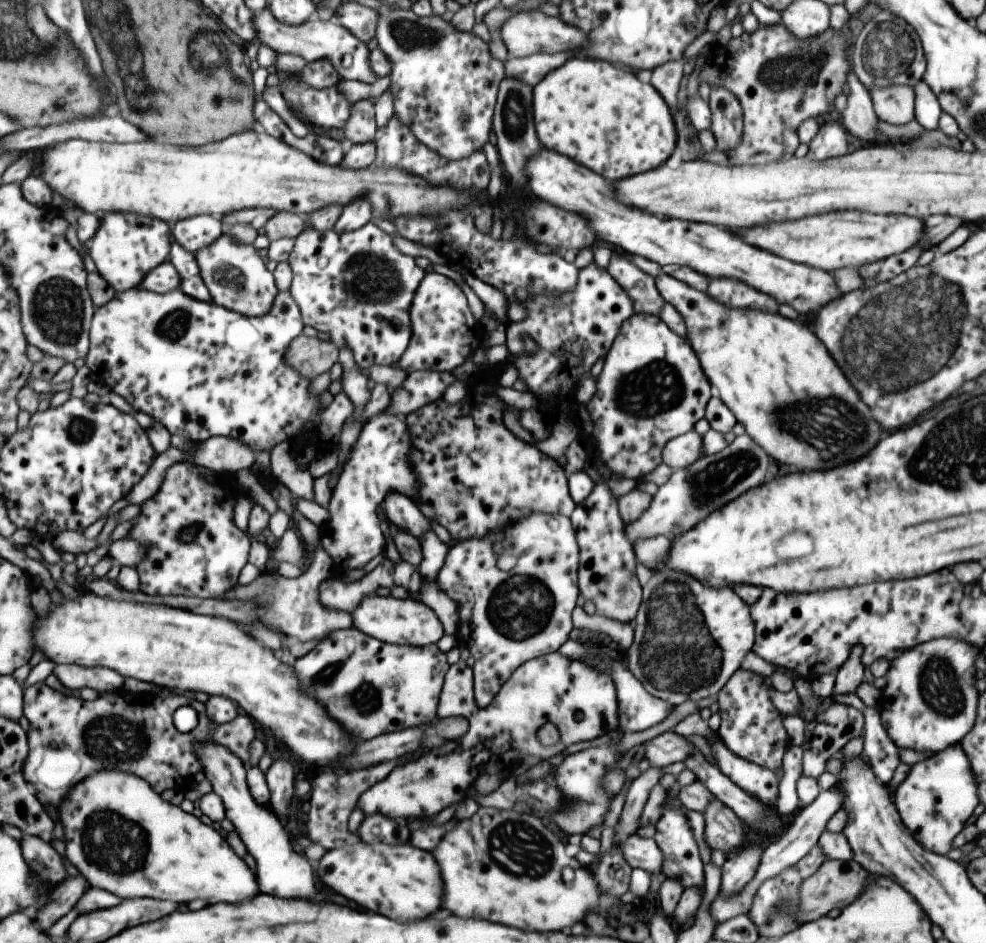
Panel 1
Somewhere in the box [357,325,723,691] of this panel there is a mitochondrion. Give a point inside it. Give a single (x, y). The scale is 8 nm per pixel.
(527, 605)

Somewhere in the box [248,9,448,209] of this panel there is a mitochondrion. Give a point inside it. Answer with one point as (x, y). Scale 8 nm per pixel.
(411, 37)

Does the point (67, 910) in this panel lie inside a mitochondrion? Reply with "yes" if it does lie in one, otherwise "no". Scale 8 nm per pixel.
no

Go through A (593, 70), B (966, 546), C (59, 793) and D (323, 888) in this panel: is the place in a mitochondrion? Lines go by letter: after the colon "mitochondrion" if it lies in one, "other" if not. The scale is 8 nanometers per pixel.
A: other
B: other
C: other
D: other

